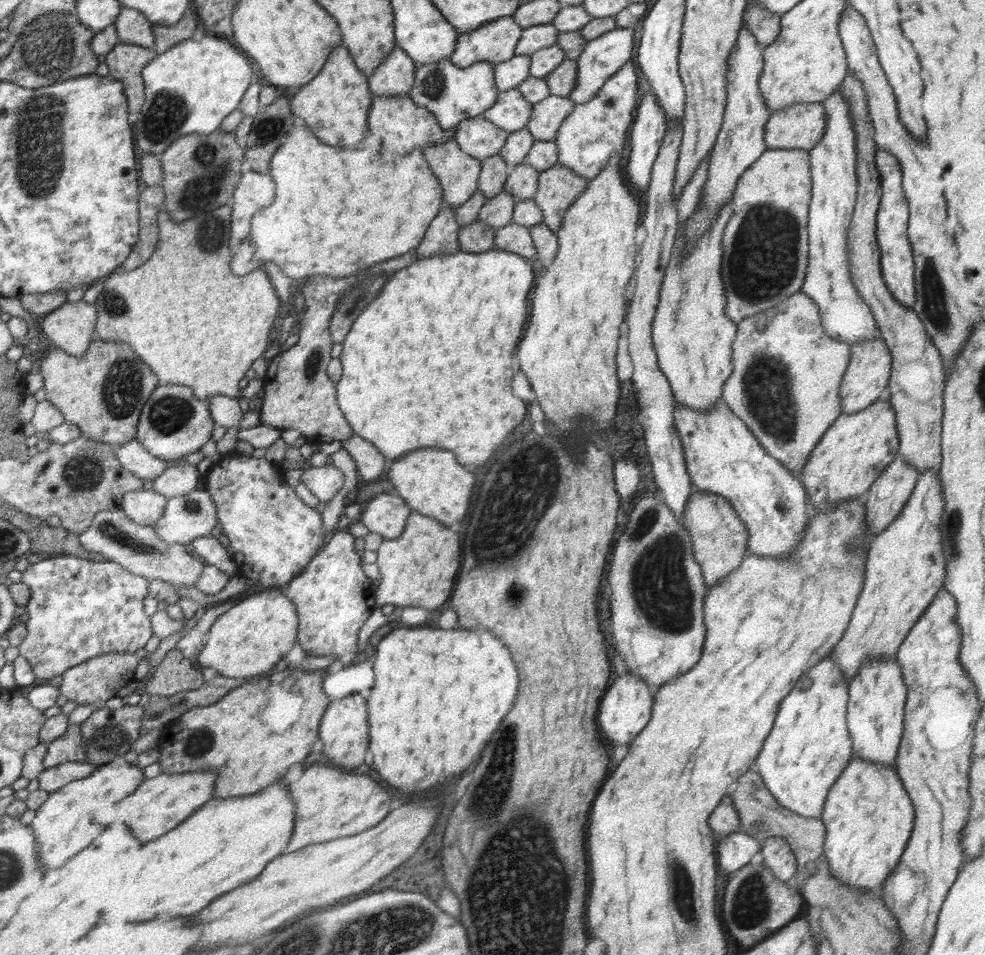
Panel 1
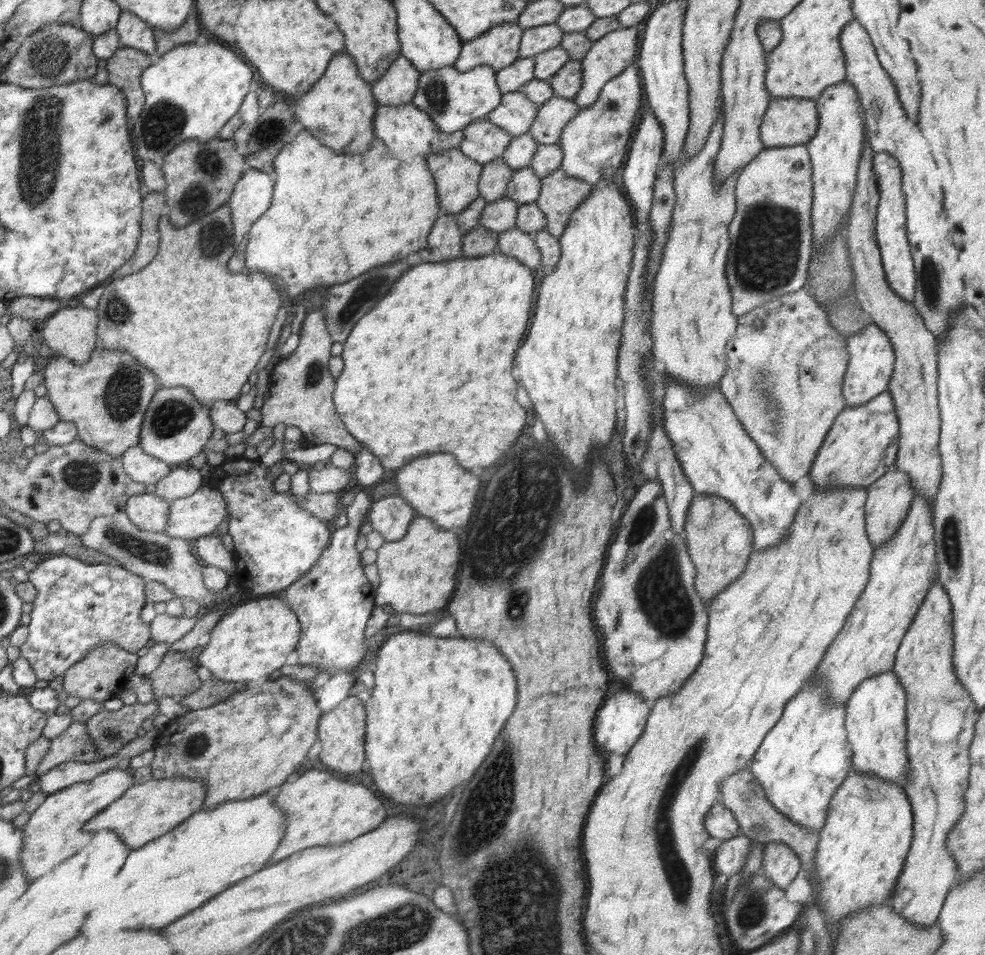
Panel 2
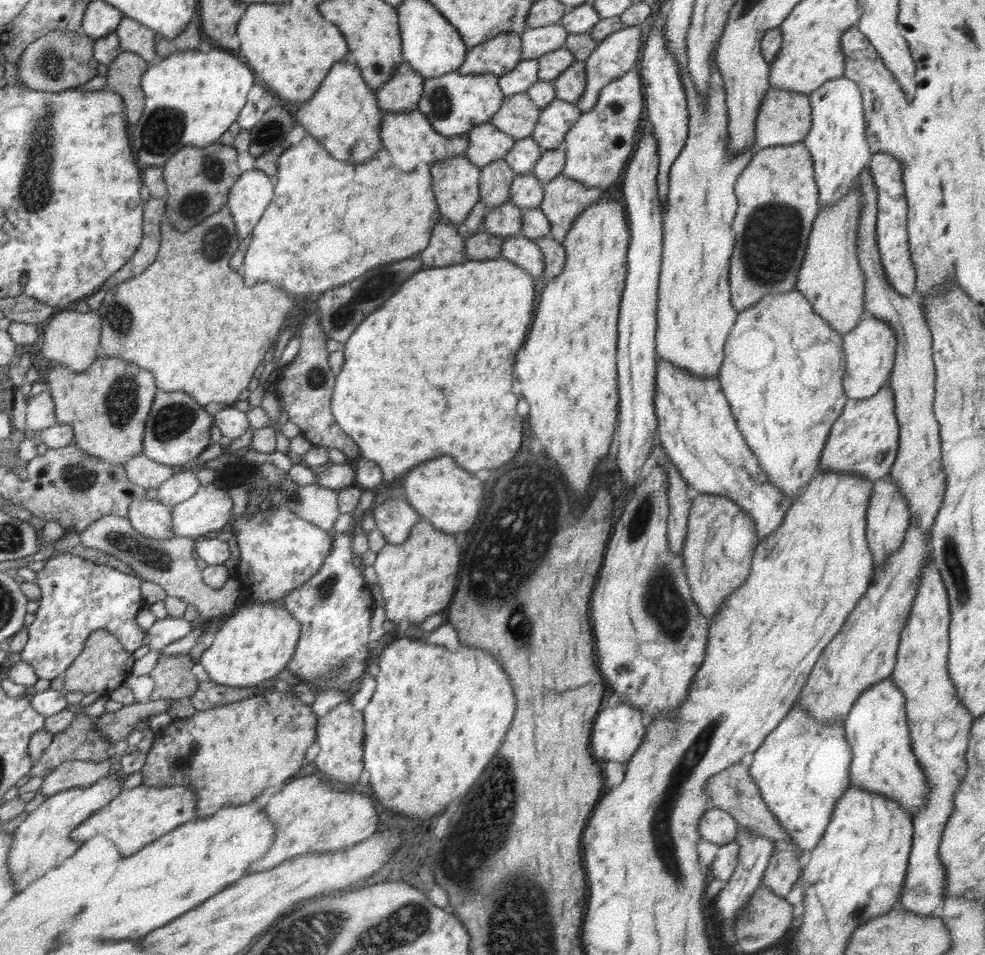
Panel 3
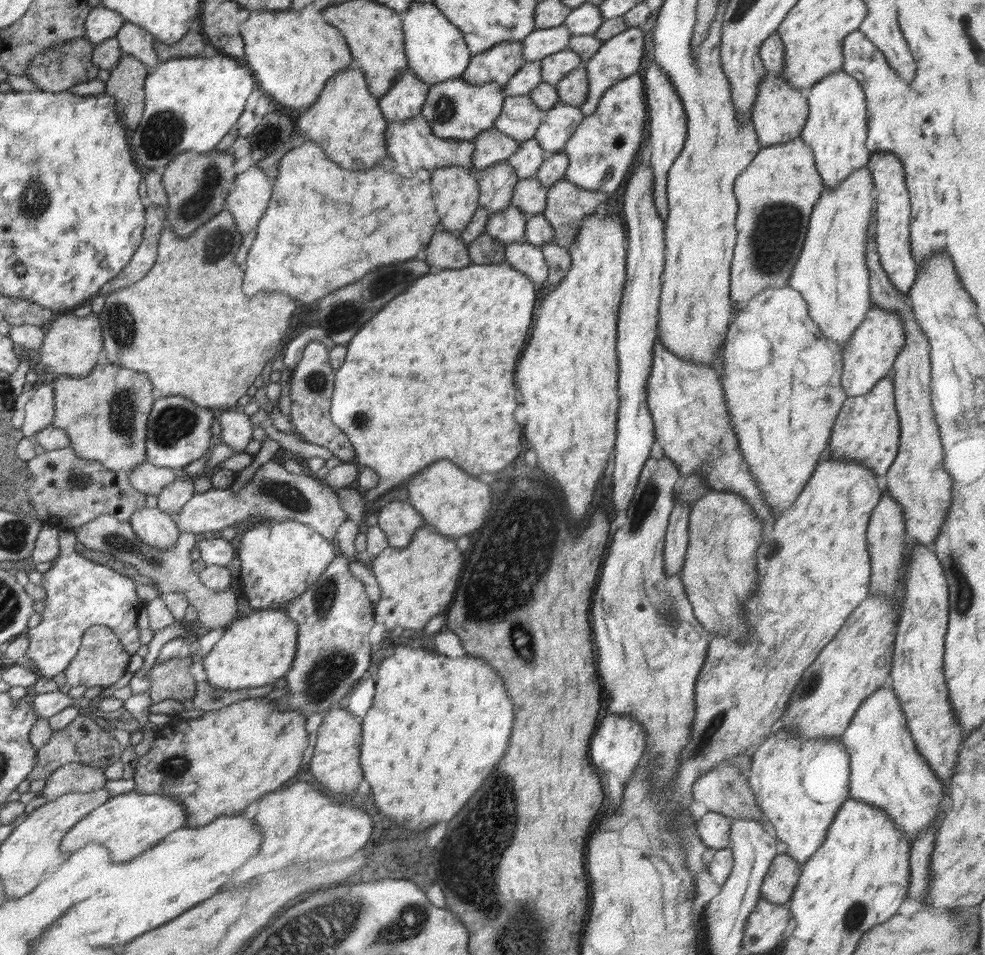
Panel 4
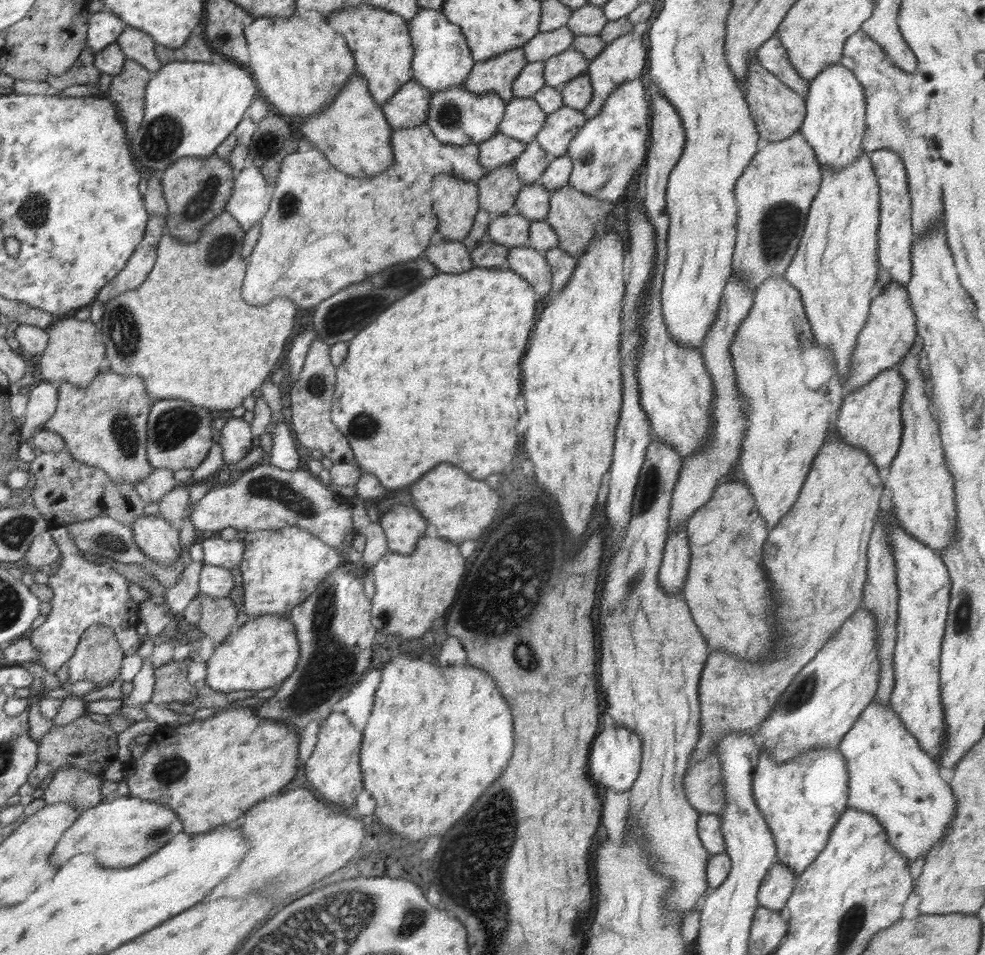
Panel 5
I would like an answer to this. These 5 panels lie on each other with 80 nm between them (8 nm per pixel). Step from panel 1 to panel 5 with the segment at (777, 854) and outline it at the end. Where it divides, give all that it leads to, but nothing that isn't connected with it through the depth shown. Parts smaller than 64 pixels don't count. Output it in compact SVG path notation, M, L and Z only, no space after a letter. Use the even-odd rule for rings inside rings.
M777 860L762 879L757 899L760 907L781 911L793 892L797 876L794 869L786 868Z

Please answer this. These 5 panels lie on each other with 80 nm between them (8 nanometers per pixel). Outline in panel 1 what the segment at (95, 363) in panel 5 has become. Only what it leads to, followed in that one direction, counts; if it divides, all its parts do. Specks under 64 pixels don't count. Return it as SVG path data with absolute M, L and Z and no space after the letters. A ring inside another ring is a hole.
M82 299L66 302L55 309L39 319L41 336L48 338L52 346L72 356L84 355L89 344L97 337L98 308Z

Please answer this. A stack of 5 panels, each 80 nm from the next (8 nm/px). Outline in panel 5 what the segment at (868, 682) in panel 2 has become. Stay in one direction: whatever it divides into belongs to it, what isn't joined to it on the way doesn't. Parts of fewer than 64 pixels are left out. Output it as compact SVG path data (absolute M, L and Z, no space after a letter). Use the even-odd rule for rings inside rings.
M873 700L837 748L849 772L847 806L874 816L884 827L890 844L907 860L907 864L924 858L942 837L947 836L949 824L958 812L956 797L949 783L940 778L940 766L922 751L917 738L906 730L890 703L880 706Z

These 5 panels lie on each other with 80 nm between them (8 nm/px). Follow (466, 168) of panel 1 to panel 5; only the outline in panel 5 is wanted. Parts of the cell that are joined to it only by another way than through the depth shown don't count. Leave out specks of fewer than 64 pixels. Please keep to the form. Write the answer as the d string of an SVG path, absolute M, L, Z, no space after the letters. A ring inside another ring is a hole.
M434 175L433 195L434 212L441 219L438 239L461 242L481 207L476 183L454 175Z

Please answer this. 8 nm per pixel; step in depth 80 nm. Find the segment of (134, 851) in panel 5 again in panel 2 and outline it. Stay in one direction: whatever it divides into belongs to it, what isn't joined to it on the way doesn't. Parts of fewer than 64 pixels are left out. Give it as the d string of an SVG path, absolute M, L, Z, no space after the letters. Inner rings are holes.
M151 779L130 787L116 803L93 816L83 829L94 834L114 830L122 840L126 840L126 846L136 850L154 838L166 835L189 819L190 815L200 811L205 804L206 789L202 779Z

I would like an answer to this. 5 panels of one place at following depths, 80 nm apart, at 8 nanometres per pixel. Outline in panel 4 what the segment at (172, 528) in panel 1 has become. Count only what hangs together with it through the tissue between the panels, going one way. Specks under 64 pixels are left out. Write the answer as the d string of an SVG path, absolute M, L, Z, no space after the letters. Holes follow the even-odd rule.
M271 460L259 466L252 481L242 487L239 495L232 496L230 488L211 488L206 492L194 494L181 511L172 514L172 517L181 532L194 534L215 533L216 530L222 530L234 522L242 522L248 518L254 518L257 523L290 519L310 525L326 540L334 540L338 526L349 515L345 509L338 506L338 499L332 487L324 486L324 482L320 484L305 474L292 474Z

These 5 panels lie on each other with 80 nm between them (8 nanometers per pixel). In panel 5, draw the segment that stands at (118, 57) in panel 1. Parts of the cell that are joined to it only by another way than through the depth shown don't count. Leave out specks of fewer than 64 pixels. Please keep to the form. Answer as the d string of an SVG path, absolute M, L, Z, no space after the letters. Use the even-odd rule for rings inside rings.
M133 59L124 61L122 70L112 77L108 98L118 104L132 140L141 128L145 92L154 73Z

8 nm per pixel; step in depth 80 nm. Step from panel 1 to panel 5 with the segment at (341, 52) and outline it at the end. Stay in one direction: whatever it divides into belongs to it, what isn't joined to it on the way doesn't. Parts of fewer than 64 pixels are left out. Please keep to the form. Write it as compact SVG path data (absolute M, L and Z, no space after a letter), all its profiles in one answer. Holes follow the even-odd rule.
M354 76L350 80L350 88L337 96L325 111L320 111L318 116L310 115L308 120L300 127L300 132L306 136L307 144L316 144L330 156L329 163L334 164L340 172L358 178L370 178L388 168L394 157L392 156L392 130L384 118L377 102L372 102L368 84Z

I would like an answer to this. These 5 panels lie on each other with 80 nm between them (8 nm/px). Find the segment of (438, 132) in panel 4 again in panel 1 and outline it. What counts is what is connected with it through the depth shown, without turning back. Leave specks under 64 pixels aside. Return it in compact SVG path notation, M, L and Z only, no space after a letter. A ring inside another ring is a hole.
M450 59L423 64L415 70L414 84L408 95L437 117L443 129L448 130L452 126L456 128L465 120L482 116L497 102L499 90L495 85L494 69L494 64L488 61L474 63L466 68L460 68Z

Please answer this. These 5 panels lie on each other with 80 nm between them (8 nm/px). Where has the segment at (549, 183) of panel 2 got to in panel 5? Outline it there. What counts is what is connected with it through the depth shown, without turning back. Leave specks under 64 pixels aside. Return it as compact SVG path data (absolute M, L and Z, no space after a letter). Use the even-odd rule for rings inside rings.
M564 183L564 186L560 186L551 193L545 221L556 231L558 247L577 259L589 250L592 240L599 233L598 228L602 227L607 214L614 206L615 203L612 201L594 198Z

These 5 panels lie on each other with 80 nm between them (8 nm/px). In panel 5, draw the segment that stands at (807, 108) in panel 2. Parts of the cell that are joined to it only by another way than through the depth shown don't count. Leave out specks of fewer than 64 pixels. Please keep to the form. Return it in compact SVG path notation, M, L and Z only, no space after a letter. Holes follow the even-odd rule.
M750 55L747 68L747 78L743 82L742 92L748 103L752 120L757 126L759 137L768 142L786 140L800 130L806 116L805 100L786 84L780 82L771 72L768 72L759 62L757 55Z

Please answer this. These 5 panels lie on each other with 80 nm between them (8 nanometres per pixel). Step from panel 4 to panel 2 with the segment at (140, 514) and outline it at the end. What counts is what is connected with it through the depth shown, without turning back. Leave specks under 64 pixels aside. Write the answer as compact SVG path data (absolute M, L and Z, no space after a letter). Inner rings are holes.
M151 493L131 496L125 504L125 513L138 528L164 532L169 522L170 502Z

